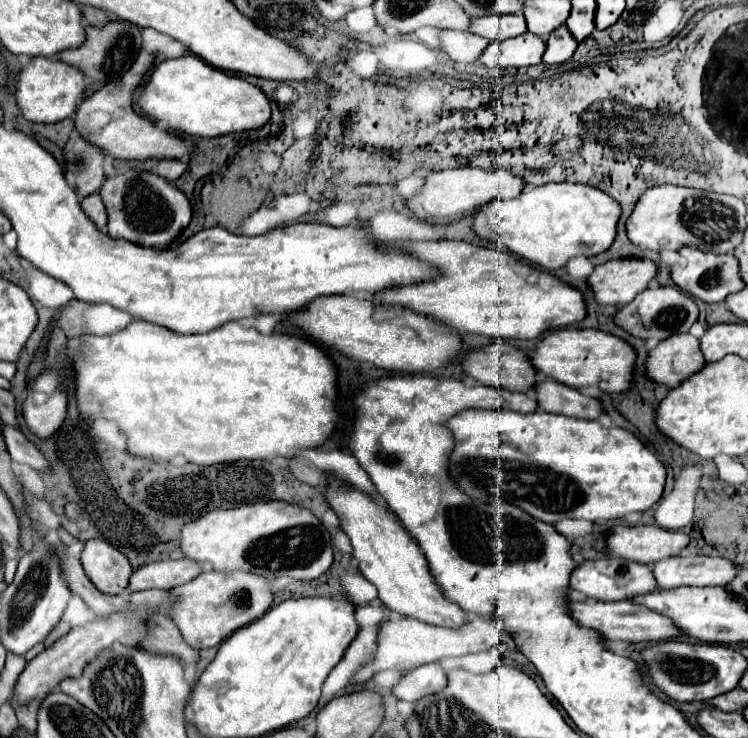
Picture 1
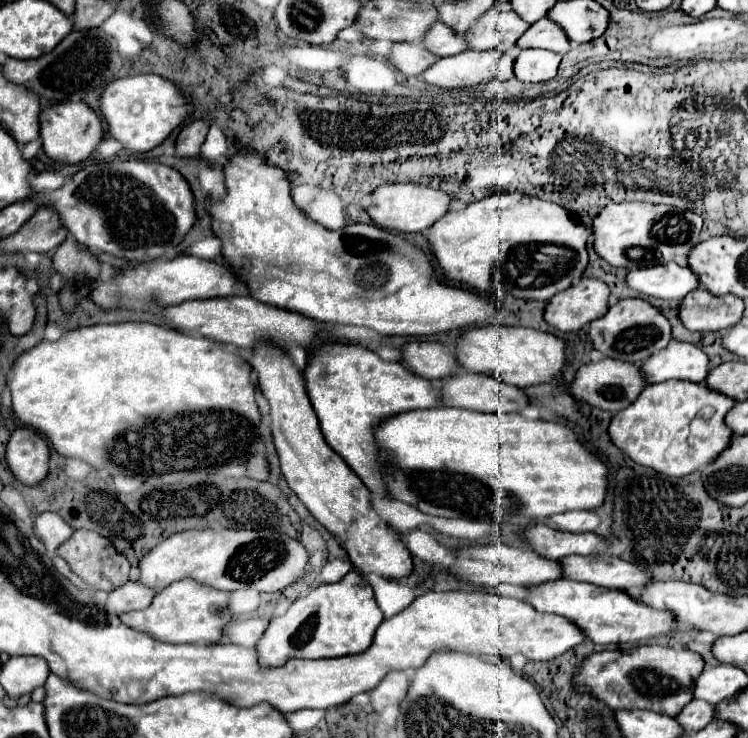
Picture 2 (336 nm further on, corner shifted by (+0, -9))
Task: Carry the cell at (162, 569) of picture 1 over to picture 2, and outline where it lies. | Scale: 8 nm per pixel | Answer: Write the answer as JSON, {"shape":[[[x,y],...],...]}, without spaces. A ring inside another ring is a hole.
{"shape":[[[126,581],[122,587],[114,589],[108,595],[106,609],[114,615],[128,613],[128,611],[134,611],[134,609],[144,609],[152,603],[156,593],[158,593],[156,589],[146,587],[140,581]]]}

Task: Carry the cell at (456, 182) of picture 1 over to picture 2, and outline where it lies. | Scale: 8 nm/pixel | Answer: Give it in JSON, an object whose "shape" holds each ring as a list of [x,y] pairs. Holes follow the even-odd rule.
{"shape":[[[394,183],[394,185],[380,185],[372,193],[374,201],[368,207],[368,213],[374,223],[378,223],[384,229],[390,231],[402,231],[402,233],[418,233],[430,229],[440,217],[444,217],[450,211],[450,195],[442,189],[432,189],[426,185],[416,183]]]}

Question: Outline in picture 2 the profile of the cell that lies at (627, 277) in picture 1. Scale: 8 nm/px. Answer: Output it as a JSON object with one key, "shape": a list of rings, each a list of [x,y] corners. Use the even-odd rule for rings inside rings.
{"shape":[[[582,277],[566,291],[556,293],[546,305],[544,317],[560,331],[578,331],[586,323],[604,317],[608,311],[610,289],[600,279]]]}

